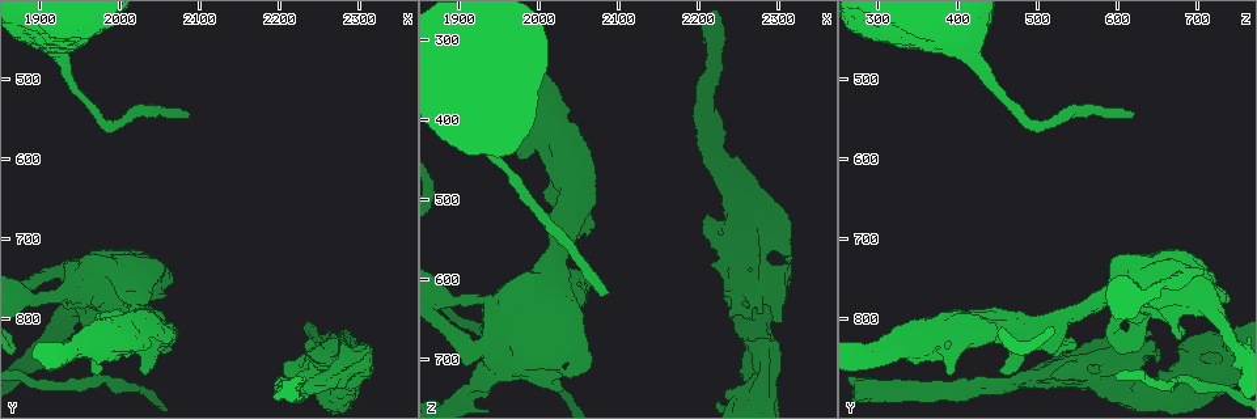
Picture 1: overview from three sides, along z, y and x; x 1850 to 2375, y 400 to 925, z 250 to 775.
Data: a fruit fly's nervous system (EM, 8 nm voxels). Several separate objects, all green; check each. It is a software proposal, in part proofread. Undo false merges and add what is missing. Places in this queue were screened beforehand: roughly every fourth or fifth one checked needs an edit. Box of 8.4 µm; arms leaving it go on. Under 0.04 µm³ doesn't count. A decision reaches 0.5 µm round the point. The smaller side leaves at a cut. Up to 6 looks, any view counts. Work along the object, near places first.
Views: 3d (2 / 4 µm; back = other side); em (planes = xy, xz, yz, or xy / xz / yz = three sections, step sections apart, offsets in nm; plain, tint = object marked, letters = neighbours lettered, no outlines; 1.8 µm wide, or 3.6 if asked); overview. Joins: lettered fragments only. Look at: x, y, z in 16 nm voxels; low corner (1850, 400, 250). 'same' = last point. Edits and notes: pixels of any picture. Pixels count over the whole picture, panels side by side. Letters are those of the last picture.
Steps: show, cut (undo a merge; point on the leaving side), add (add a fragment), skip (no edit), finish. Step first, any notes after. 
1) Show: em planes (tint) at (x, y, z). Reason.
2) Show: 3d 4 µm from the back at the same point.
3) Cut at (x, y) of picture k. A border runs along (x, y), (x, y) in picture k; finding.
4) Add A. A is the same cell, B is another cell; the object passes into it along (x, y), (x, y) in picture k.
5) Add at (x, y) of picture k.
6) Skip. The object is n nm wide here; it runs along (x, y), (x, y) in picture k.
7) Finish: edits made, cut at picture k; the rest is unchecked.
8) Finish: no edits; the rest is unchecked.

Show: 3d 4 µm at (2085, 545, 620). An open end.

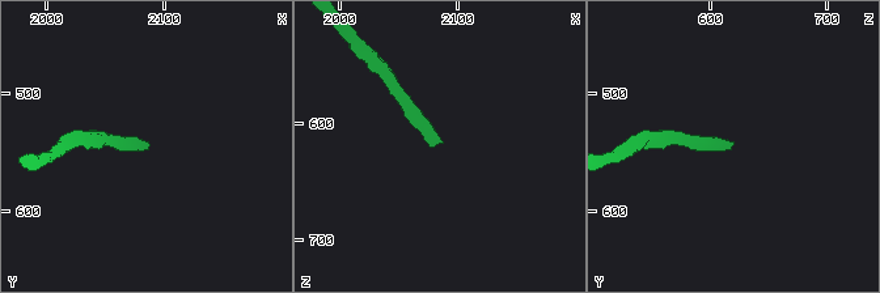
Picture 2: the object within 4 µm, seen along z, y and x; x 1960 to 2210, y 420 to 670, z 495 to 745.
Show: em xz step 8 (tint) at (2086, 546, 618).

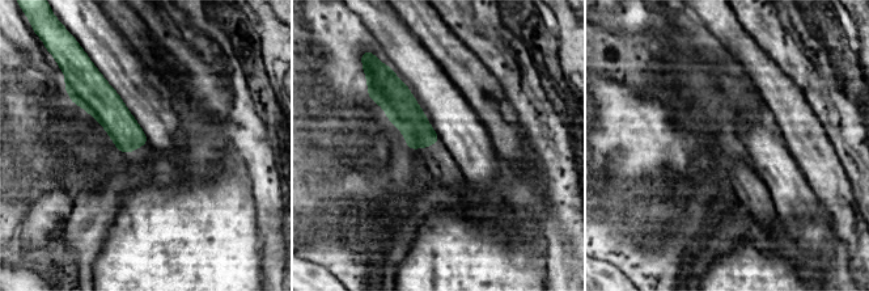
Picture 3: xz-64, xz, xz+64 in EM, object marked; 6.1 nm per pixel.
Show: em planes (letters) at the same point.

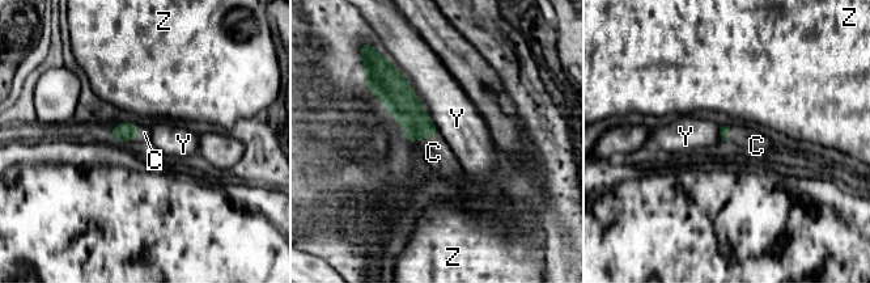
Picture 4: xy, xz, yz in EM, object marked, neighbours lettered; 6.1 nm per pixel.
Add C. C is the same cell, Y and Z are other cells; the object passes into it along (403, 105), (423, 139), (433, 152) in picture 4; it goes on there.

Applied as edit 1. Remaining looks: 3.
Show: overview.

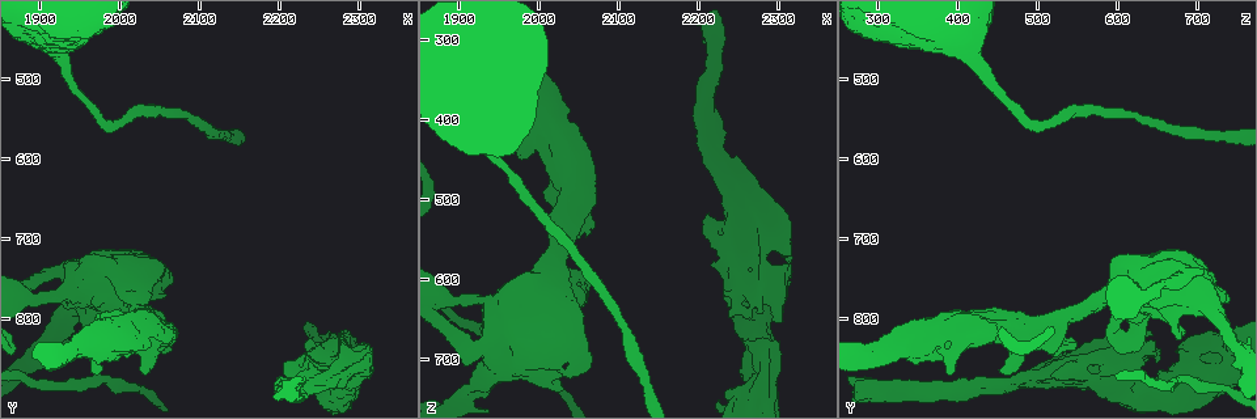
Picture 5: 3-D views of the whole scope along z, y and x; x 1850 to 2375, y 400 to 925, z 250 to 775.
Show: em planes (letters) at (2295, 840, 680). Free end.

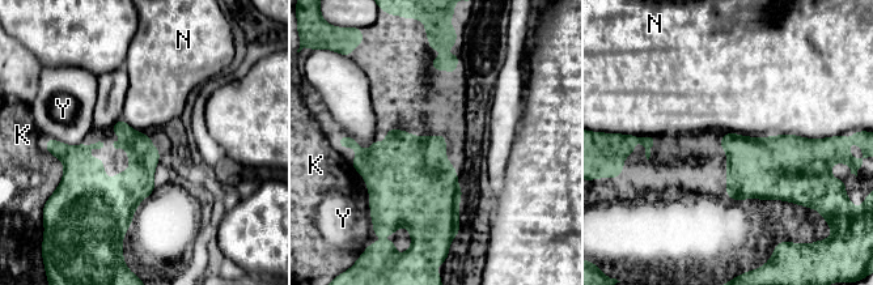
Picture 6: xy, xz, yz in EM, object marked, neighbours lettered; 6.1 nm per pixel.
Skip. K, N and Y are other cells; a border runs along (724, 131), (819, 139) in picture 6; no lettered fragment goes on from it.

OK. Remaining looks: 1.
Finish: edits made, add at picture 4; the rest is unchecked.

